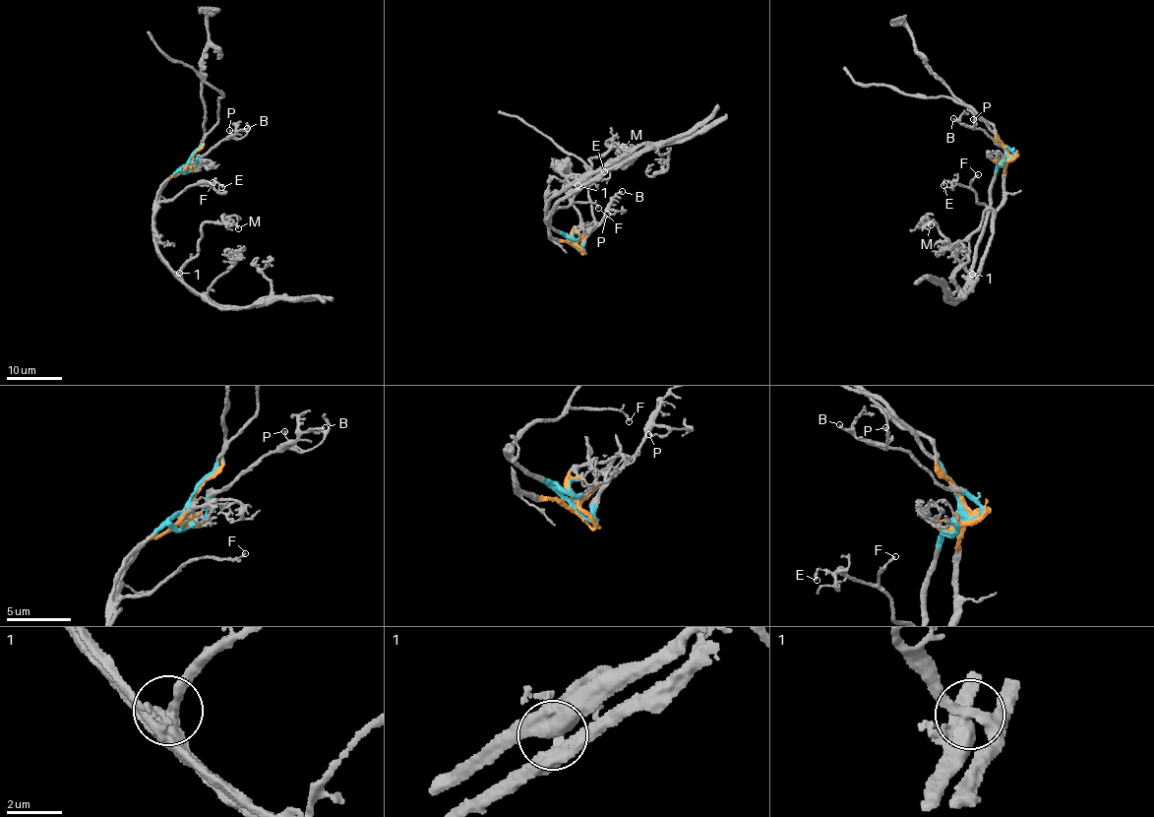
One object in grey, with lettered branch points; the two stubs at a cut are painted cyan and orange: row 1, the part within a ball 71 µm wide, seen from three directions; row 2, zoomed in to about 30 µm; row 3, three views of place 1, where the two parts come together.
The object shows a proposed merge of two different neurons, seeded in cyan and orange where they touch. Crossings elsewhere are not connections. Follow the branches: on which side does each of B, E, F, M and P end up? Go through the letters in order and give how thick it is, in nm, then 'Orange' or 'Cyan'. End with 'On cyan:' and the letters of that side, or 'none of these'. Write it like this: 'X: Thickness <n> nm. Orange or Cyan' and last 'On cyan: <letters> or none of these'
B: Thickness 150 nm. Cyan
E: Thickness 190 nm. Cyan
F: Thickness 150 nm. Cyan
M: Thickness 110 nm. Orange
P: Thickness 120 nm. Cyan
On cyan: B, E, F, P

